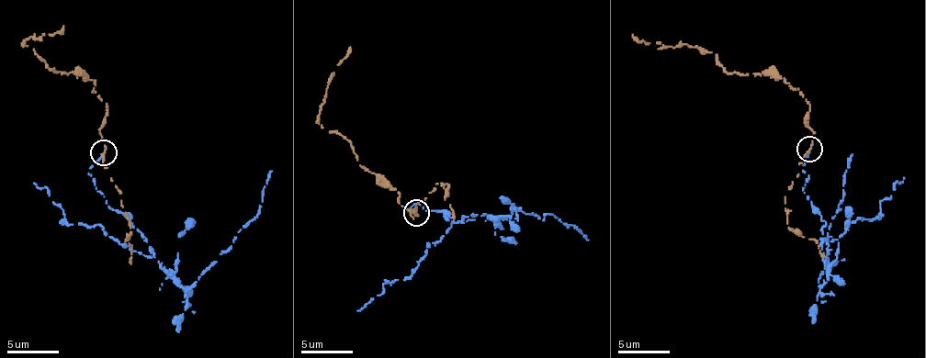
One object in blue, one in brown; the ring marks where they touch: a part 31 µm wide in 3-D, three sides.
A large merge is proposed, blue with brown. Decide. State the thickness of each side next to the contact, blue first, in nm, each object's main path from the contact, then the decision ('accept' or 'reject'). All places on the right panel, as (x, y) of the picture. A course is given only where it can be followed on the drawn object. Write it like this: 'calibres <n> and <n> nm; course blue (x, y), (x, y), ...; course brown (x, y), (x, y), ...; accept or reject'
calibres 180 and 240 nm; course blue (810, 148), (802, 189), (826, 223), (828, 280), (820, 285), (833, 242), (827, 233), (852, 153); course brown (810, 148), (810, 104), (799, 91), (774, 74), (729, 73), (712, 51), (642, 41), (631, 34); reject

